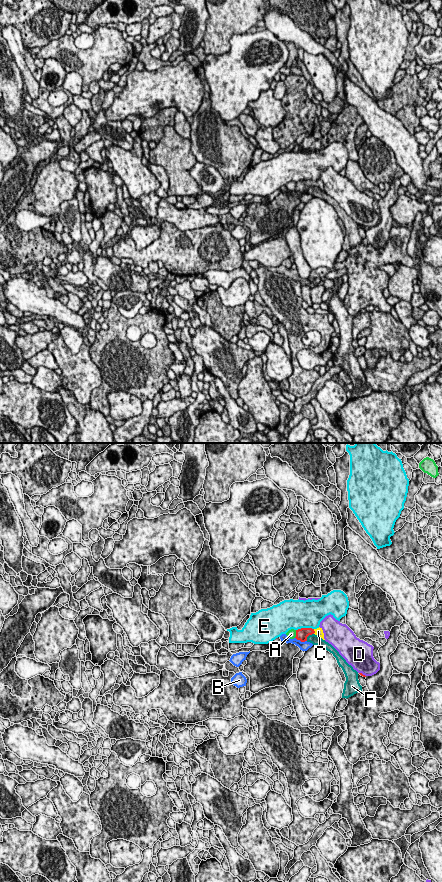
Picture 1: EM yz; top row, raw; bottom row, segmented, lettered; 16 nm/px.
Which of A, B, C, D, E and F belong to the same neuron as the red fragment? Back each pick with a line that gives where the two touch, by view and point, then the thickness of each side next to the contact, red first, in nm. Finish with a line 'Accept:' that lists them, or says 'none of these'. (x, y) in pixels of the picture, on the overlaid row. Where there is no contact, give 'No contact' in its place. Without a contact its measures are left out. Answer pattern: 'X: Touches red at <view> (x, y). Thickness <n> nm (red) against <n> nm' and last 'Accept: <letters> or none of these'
C: Touches red at yz (314, 631). Thickness 190 nm (red) against 120 nm
Accept: C

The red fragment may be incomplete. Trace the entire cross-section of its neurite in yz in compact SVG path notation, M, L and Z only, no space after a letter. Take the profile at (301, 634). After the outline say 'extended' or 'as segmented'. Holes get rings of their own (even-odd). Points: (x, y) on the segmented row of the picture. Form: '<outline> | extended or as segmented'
M320 627L317 628L317 629L312 629L312 628L301 628L301 629L298 629L298 630L296 630L296 637L295 638L297 640L300 640L301 642L305 642L305 641L307 641L307 637L309 635L312 635L312 634L318 635L323 640L325 640L324 639L323 630Z | extended

